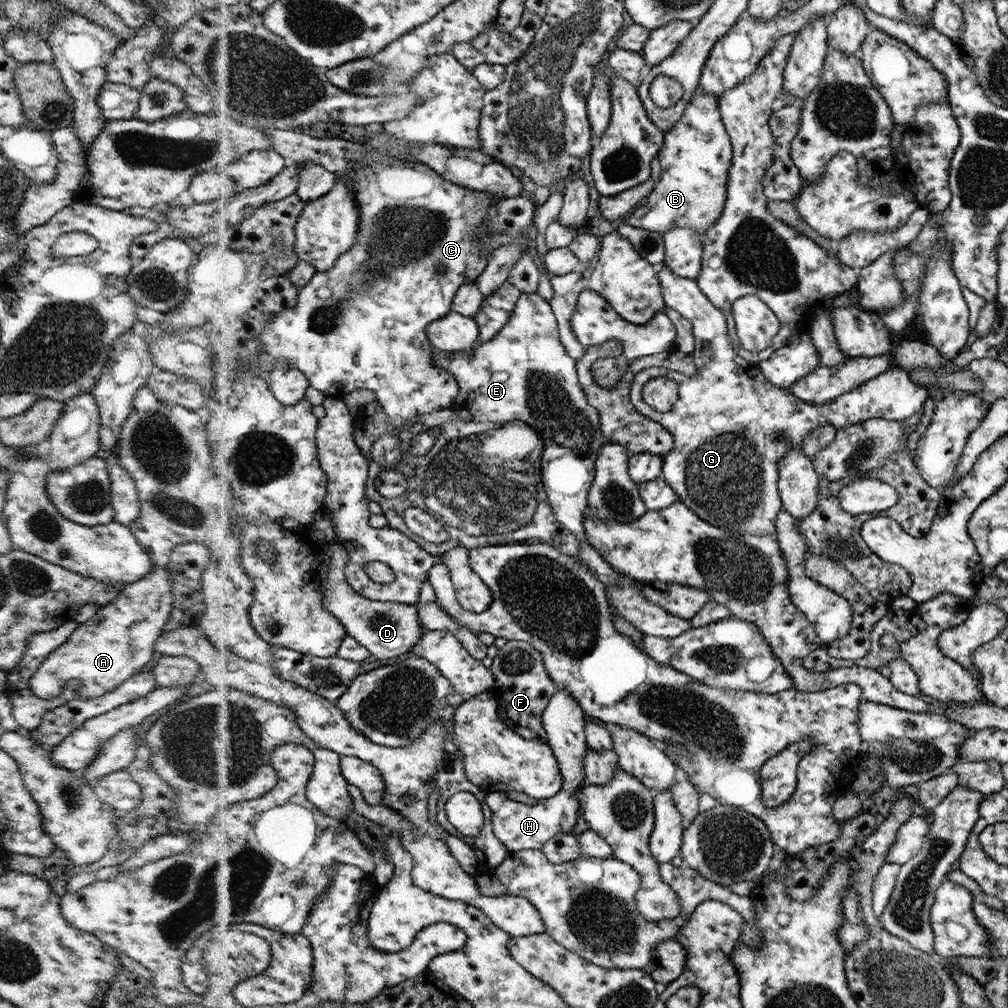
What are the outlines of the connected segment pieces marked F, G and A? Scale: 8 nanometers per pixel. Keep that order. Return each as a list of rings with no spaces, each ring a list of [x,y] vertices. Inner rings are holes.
[[[508,641],[498,650],[490,669],[494,675],[494,687],[490,692],[499,702],[501,721],[522,735],[522,738],[548,743],[544,712],[559,688],[545,666],[541,651],[529,642]]]
[[[659,264],[657,272],[661,278],[661,290],[664,294],[665,307],[672,308],[692,322],[696,343],[695,361],[699,374],[688,376],[678,371],[651,367],[642,370],[636,376],[632,386],[632,403],[637,410],[648,418],[654,419],[668,428],[676,440],[674,448],[664,458],[664,473],[661,475],[672,490],[678,493],[680,501],[686,503],[694,513],[706,522],[716,526],[742,528],[748,535],[770,535],[777,533],[777,516],[784,508],[780,493],[780,471],[778,461],[786,456],[792,447],[801,447],[801,441],[822,426],[834,426],[835,430],[848,428],[870,418],[903,421],[916,414],[928,398],[928,389],[916,385],[903,368],[891,369],[856,386],[834,401],[822,405],[812,405],[796,397],[791,389],[774,386],[761,374],[757,364],[741,358],[733,346],[728,334],[728,322],[707,296],[700,290],[696,279],[684,278],[674,274],[670,267]],[[664,377],[678,383],[678,398],[672,410],[661,413],[644,402],[642,389],[649,380]]]
[[[153,564],[150,572],[143,578],[122,586],[114,601],[102,605],[90,620],[78,625],[74,633],[66,639],[66,642],[52,651],[34,671],[34,675],[28,681],[32,694],[40,698],[56,698],[70,678],[79,678],[81,684],[76,697],[84,697],[84,699],[98,697],[104,693],[112,692],[114,687],[122,685],[122,682],[139,673],[142,667],[152,664],[157,657],[156,642],[172,612],[173,594],[170,579],[167,568],[159,568],[158,565]]]

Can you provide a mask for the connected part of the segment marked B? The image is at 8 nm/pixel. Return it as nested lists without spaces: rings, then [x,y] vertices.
[[[705,92],[694,94],[685,110],[685,116],[670,130],[664,131],[664,142],[660,146],[658,158],[662,168],[660,181],[652,184],[653,189],[646,202],[634,210],[634,214],[626,220],[625,224],[663,234],[676,227],[688,227],[696,229],[698,234],[704,236],[710,225],[722,216],[728,196],[729,168],[733,162],[733,143],[725,128],[725,121],[721,117],[719,98]]]

